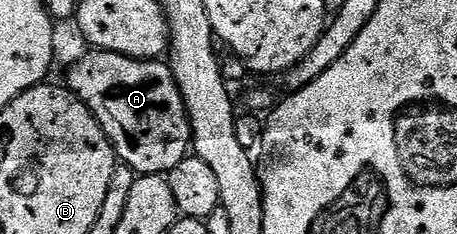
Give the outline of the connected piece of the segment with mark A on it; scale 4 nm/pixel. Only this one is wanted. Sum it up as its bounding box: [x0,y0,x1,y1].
[66,50,192,176]

